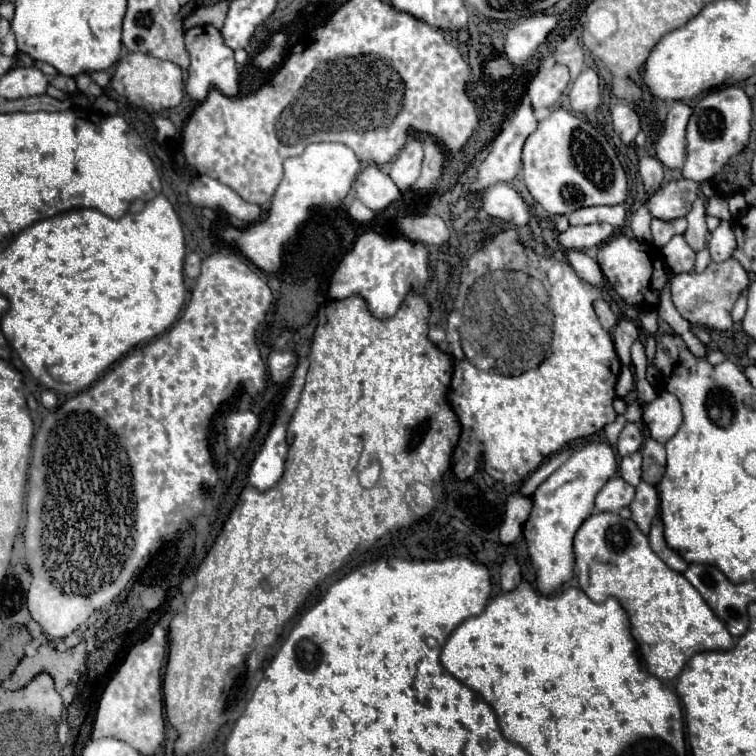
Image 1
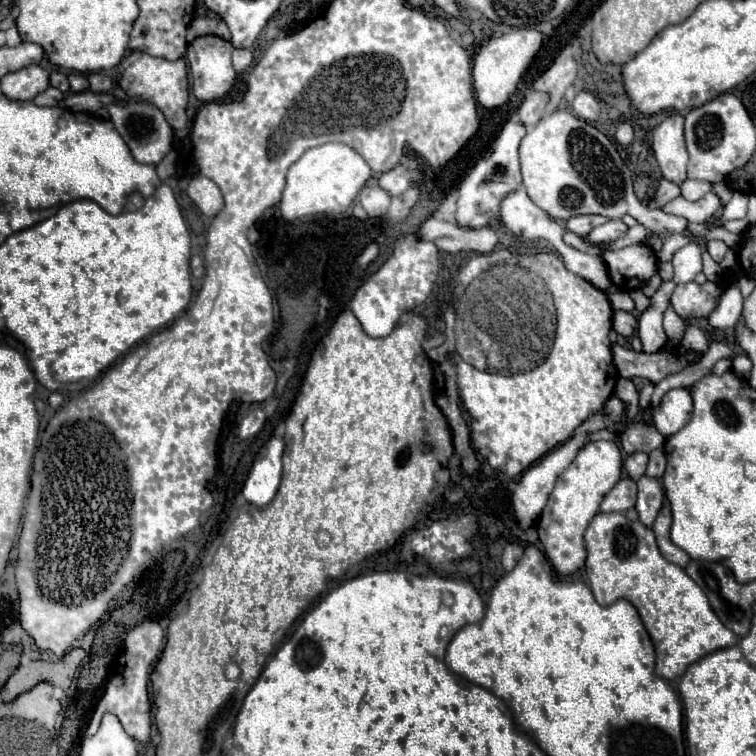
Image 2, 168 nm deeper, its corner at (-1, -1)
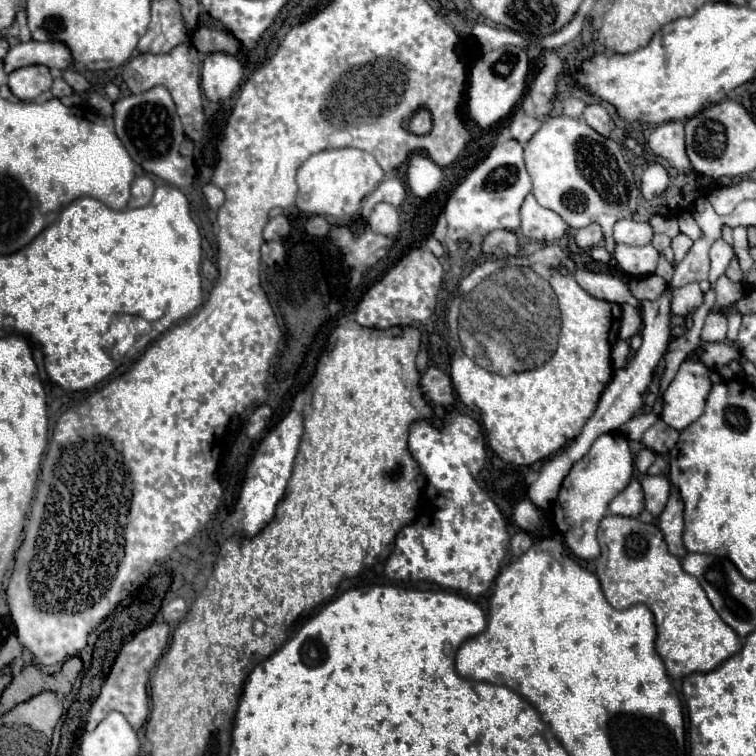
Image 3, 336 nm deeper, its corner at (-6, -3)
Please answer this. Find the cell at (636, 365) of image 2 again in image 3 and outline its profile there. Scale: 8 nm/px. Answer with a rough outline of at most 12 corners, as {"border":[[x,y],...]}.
{"border":[[703,342],[695,358],[707,368],[737,360],[739,352],[729,344]]}

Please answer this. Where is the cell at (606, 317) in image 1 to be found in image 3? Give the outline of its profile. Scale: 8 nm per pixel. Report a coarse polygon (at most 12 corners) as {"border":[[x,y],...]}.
{"border":[[617,340],[612,346],[611,361],[615,368],[628,363],[630,346]]}

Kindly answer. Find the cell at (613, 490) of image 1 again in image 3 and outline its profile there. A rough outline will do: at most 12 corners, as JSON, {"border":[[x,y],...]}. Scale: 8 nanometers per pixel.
{"border":[[631,480],[609,504],[611,514],[639,518],[643,490]]}

